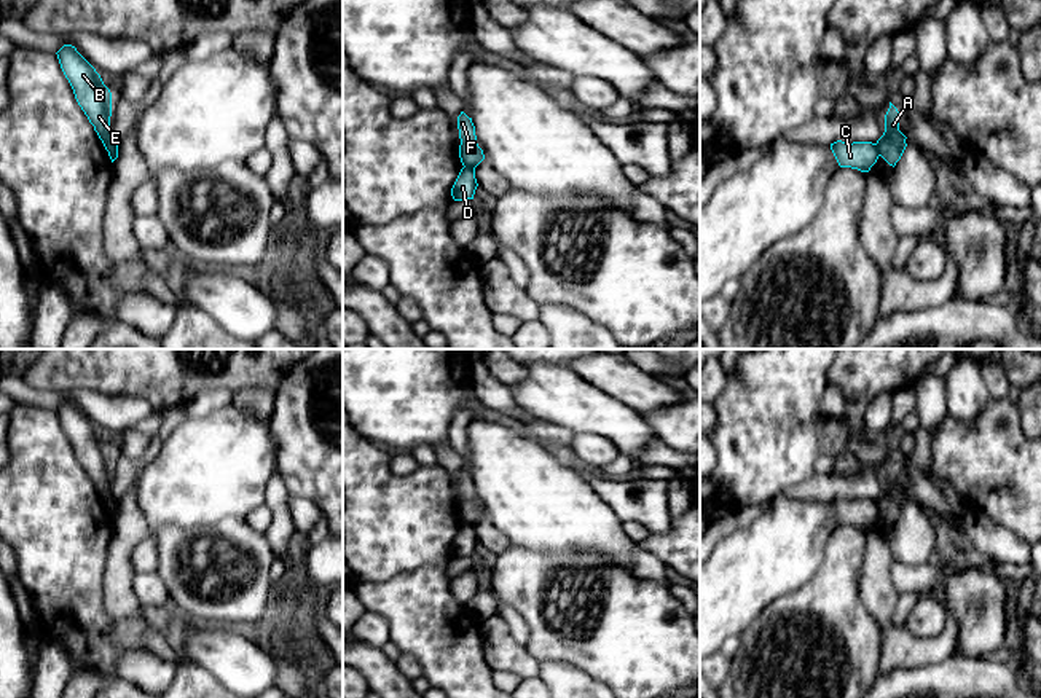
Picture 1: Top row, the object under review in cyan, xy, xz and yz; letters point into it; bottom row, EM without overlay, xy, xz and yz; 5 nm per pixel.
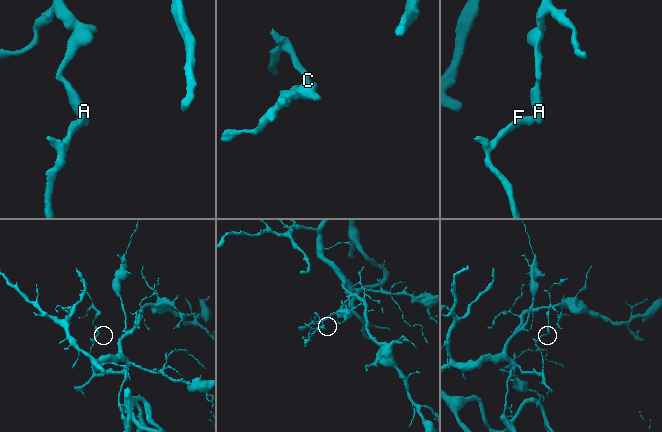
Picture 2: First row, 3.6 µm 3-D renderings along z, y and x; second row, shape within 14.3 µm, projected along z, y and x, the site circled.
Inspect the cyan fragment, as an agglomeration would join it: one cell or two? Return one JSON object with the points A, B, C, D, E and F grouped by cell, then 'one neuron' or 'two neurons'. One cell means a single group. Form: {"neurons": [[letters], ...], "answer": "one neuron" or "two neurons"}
{"neurons": [["A", "B", "D", "E"], ["C", "F"]], "answer": "two neurons"}

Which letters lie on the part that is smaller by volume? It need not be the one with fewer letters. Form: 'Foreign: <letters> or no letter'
Foreign: A, B, D, E

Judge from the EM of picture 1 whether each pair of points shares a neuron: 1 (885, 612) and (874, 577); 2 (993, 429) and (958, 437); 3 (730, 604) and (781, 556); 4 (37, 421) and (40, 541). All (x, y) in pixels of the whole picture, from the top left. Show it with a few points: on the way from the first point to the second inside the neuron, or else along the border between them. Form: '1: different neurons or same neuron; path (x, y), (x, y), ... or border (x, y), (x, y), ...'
1: same neuron; path (882, 604), (876, 585)
2: same neuron; path (986, 437), (966, 437)
3: same neuron; path (743, 592), (769, 566)
4: same neuron; path (40, 451), (40, 510)

